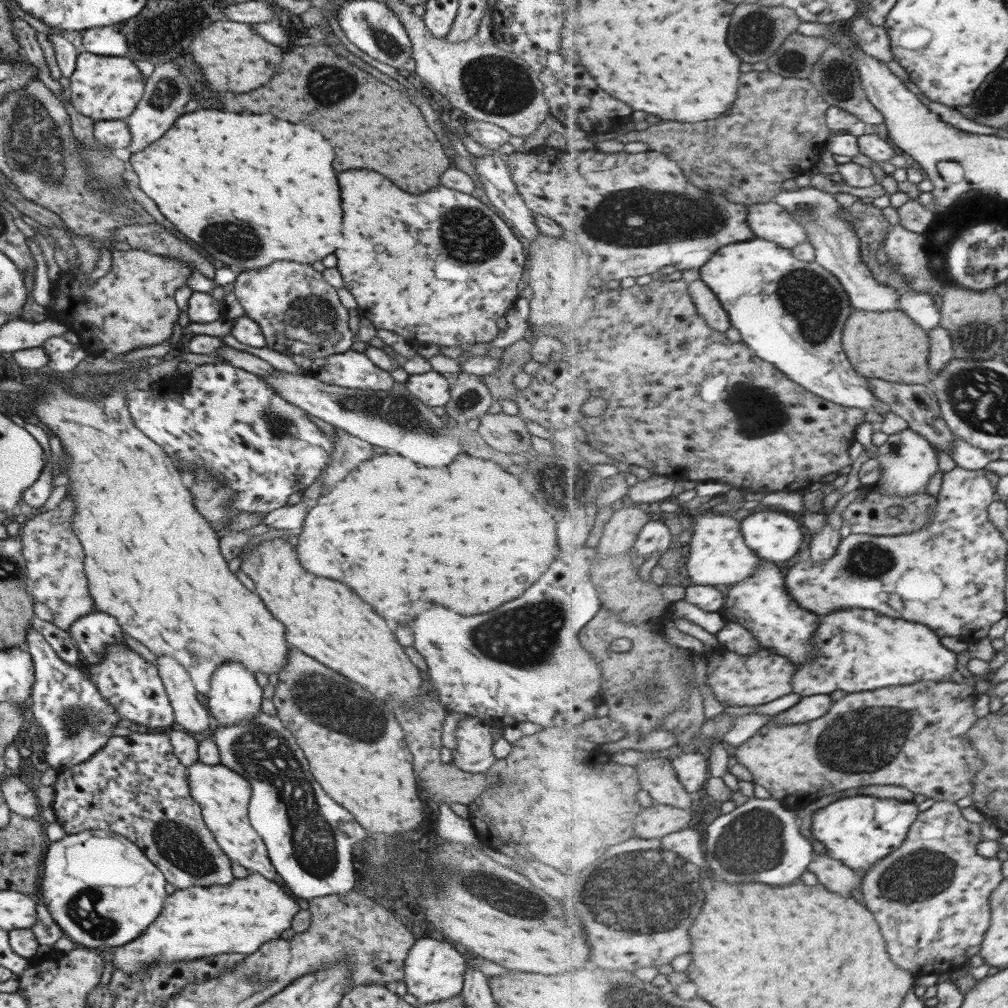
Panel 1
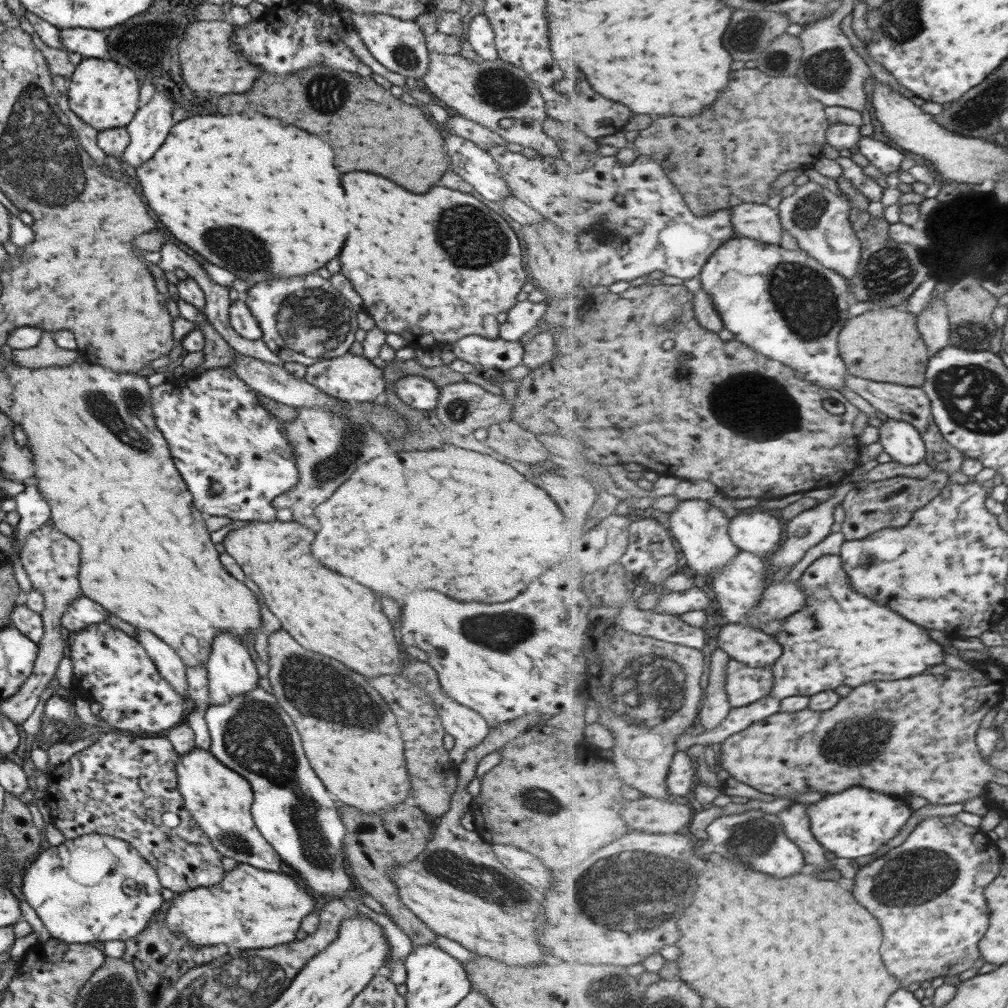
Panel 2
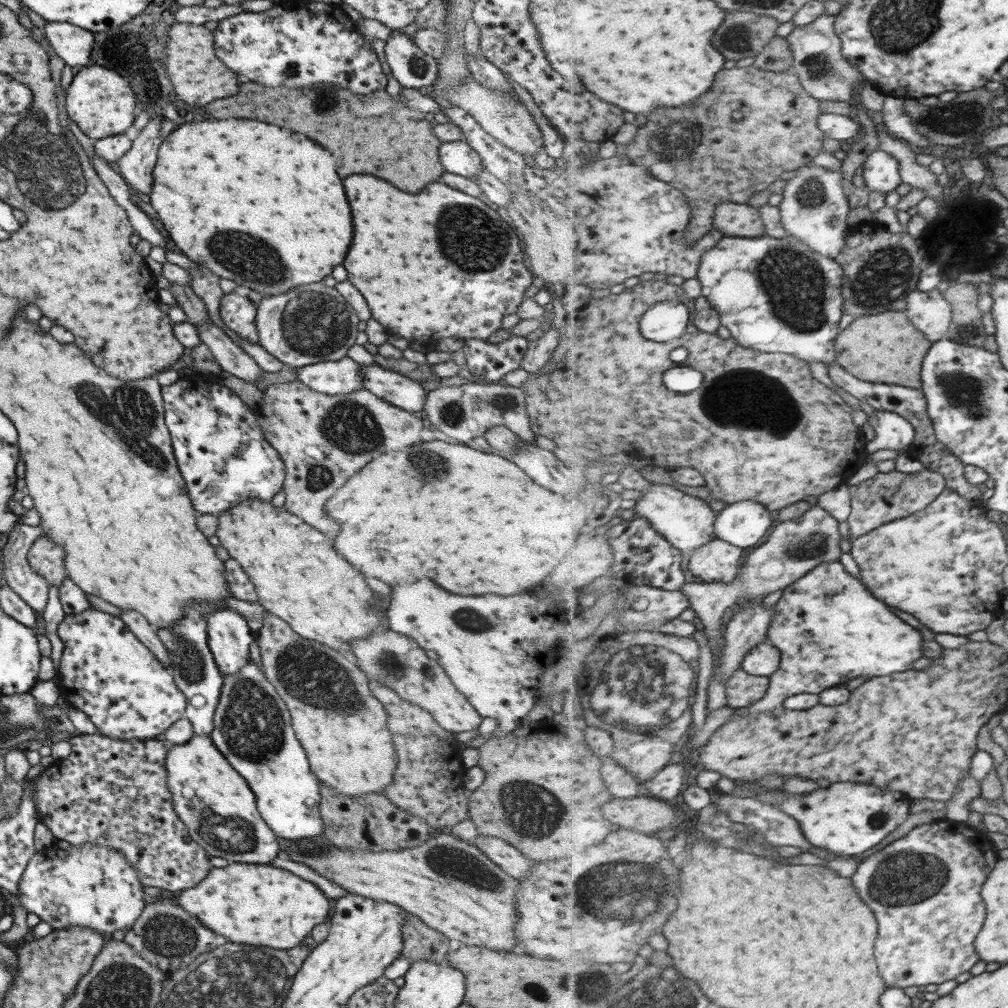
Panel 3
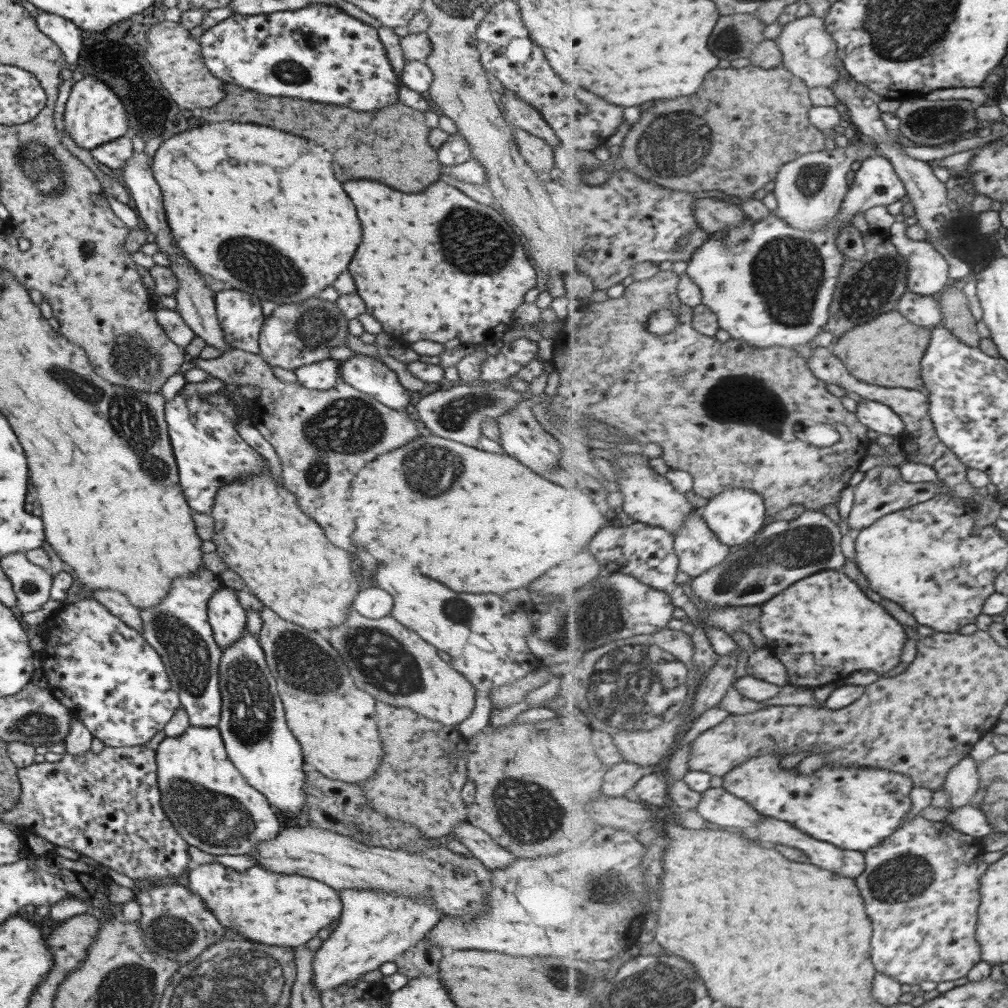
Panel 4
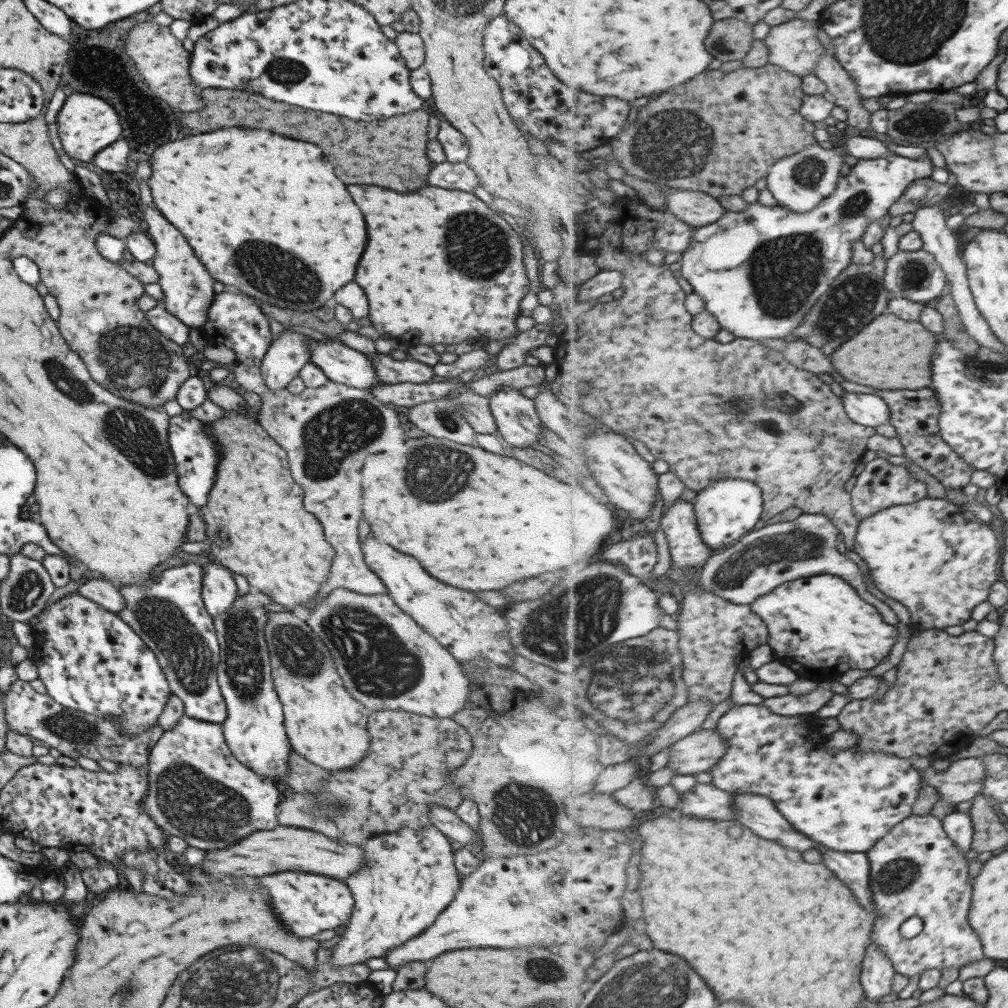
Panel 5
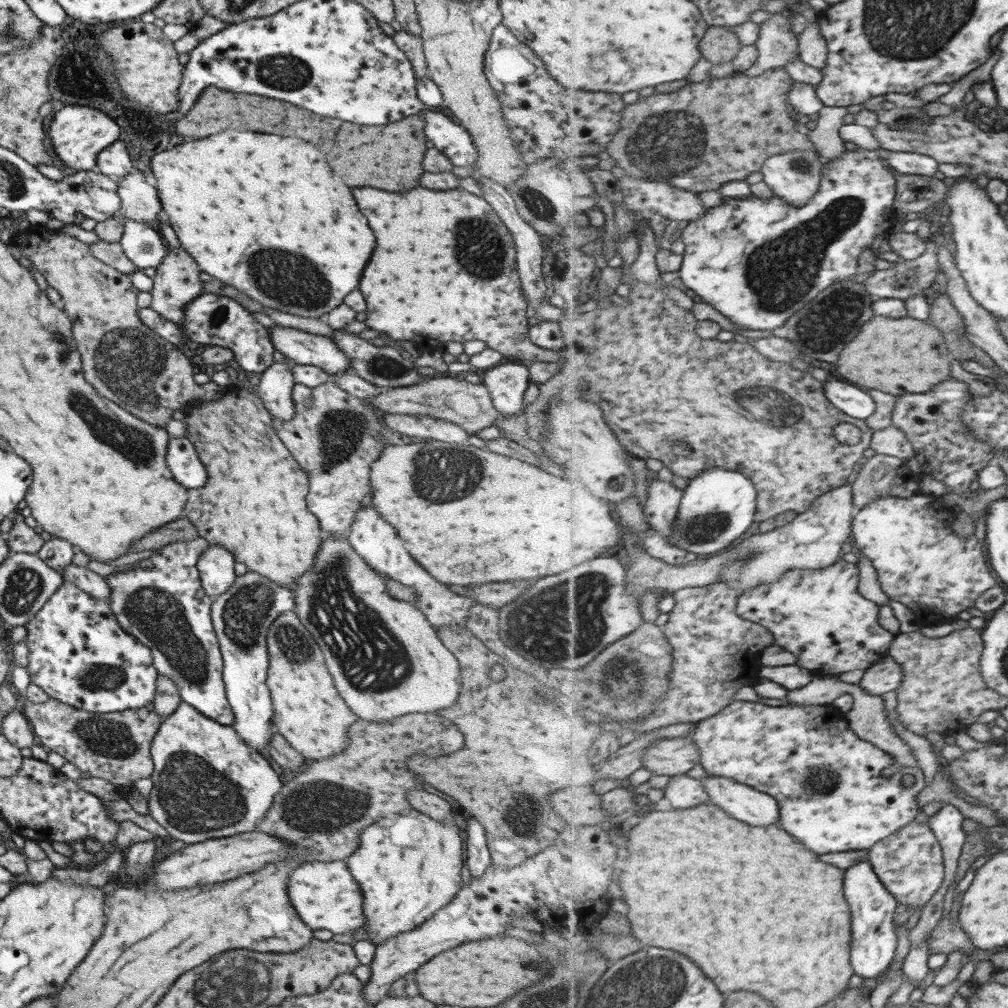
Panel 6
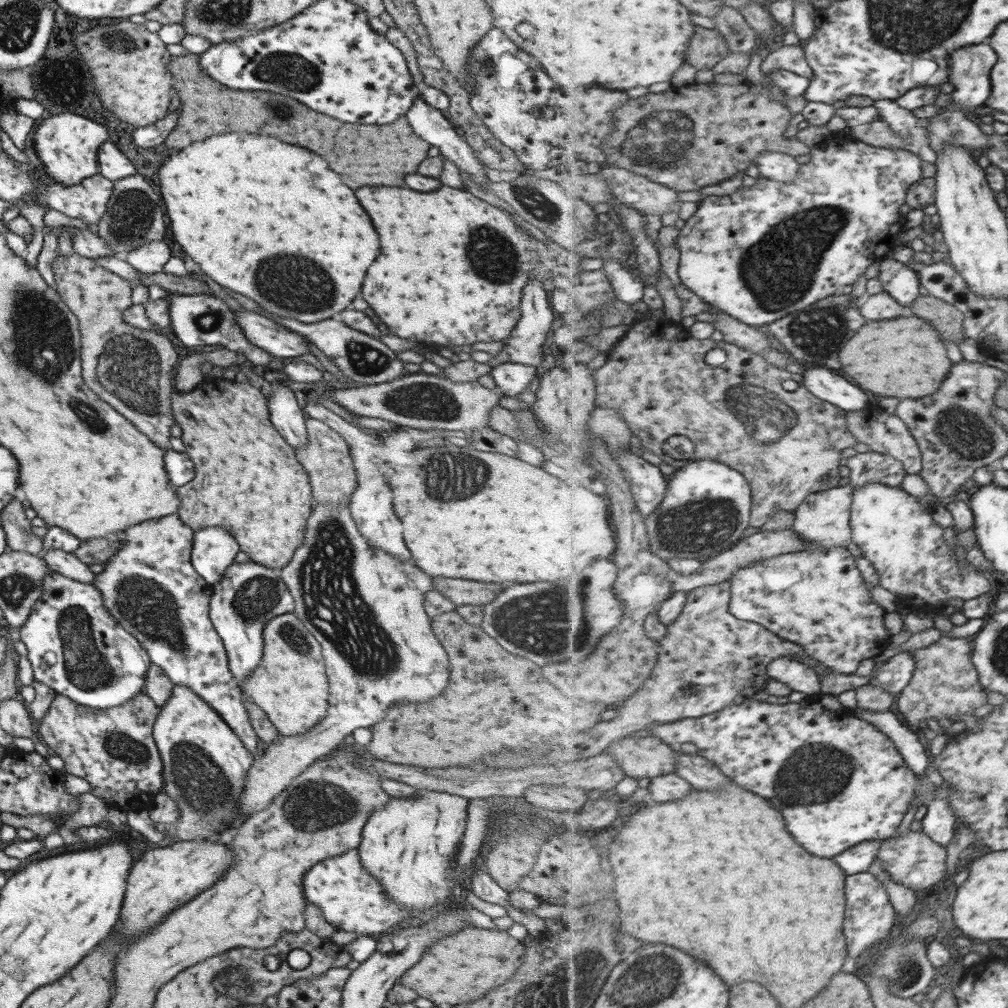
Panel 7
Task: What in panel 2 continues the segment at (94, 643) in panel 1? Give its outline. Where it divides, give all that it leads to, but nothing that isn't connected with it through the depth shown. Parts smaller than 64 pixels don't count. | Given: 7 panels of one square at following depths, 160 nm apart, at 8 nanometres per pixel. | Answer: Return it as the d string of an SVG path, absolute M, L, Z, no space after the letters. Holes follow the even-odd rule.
M85 595L74 598L63 611L60 625L65 632L75 632L86 626L102 623L108 615L100 604L93 602Z

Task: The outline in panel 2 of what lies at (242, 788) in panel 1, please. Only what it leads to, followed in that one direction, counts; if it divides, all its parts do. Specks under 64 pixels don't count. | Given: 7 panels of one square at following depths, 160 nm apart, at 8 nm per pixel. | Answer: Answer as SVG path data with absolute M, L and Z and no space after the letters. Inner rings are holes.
M196 747L189 754L179 755L175 770L183 808L222 857L261 870L279 870L279 856L275 854L275 850L271 850L271 845L267 844L254 825L250 813L252 791L242 776L221 765L207 750Z

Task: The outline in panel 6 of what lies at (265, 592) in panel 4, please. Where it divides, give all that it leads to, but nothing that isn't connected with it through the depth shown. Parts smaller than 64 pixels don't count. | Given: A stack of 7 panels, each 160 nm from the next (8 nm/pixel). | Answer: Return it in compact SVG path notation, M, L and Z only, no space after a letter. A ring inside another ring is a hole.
M229 388L215 400L197 400L185 406L183 414L184 437L194 446L207 470L203 486L186 489L183 516L209 545L223 547L233 555L235 562L242 562L247 571L267 577L290 590L293 578L311 568L313 554L317 552L323 534L319 532L317 518L306 507L307 475L279 440L261 399L247 390Z

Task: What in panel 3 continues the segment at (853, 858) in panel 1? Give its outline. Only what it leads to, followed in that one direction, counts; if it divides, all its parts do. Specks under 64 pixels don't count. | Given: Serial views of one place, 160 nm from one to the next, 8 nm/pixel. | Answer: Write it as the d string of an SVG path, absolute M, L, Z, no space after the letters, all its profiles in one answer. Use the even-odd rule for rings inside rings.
M836 782L828 787L809 792L807 796L789 798L781 789L761 790L757 793L761 803L779 807L796 818L803 834L815 847L821 846L836 855L853 856L881 844L891 832L909 818L912 800L905 793L885 790L871 783Z

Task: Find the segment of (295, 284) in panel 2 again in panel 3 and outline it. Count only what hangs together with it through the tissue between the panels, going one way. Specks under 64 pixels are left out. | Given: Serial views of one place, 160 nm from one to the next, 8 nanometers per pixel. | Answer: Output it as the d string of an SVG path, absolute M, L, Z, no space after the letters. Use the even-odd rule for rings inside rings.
M323 282L300 285L283 294L269 294L262 297L256 306L254 325L258 336L258 345L265 352L274 356L283 366L288 368L307 366L315 363L315 356L303 356L297 354L289 344L285 342L281 332L281 314L285 304L292 298L299 296L303 290L319 292L323 290Z

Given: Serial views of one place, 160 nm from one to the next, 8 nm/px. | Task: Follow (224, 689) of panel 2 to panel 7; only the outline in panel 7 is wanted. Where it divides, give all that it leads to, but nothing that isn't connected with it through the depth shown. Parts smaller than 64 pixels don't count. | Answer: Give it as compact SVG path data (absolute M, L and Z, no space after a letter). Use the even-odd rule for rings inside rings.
M207 527L192 531L192 547L190 563L201 578L212 585L222 577L223 571L234 562L234 556L239 552L237 541L226 530L219 527Z

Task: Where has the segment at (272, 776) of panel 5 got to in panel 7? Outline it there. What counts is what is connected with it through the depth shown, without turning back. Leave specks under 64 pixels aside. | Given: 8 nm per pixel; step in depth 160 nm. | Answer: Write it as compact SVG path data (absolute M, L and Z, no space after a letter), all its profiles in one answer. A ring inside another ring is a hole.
M251 560L231 563L223 571L222 577L219 577L212 586L208 602L208 617L213 630L222 640L228 669L240 688L242 680L250 677L260 663L264 647L263 625L273 617L291 613L294 610L294 600L277 569L261 566Z

